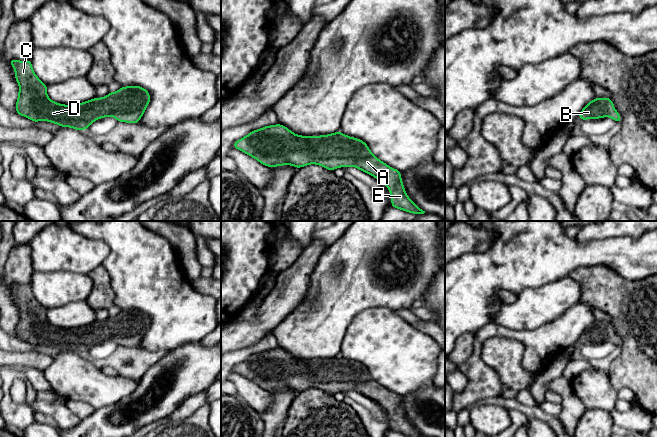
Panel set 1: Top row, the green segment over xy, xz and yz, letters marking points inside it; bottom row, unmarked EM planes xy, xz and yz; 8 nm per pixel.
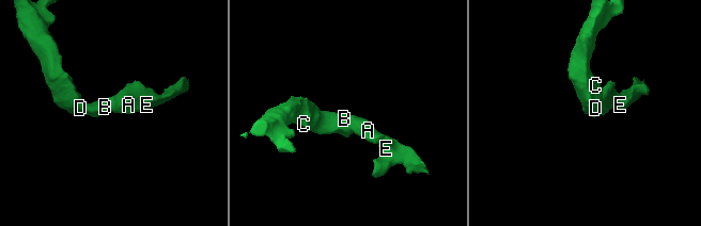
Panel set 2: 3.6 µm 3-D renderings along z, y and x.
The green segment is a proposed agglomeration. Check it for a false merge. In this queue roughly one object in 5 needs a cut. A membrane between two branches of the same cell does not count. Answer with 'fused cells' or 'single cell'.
single cell

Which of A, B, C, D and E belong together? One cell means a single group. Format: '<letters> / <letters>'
A B C D E

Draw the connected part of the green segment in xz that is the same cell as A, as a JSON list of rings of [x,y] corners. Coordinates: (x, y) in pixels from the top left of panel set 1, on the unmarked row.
[[[276,348],[264,350],[250,356],[247,360],[235,365],[233,371],[255,382],[268,391],[292,389],[301,392],[309,388],[317,388],[333,395],[337,391],[352,390],[370,398],[386,409],[390,415],[391,430],[409,437],[425,437],[408,420],[401,404],[401,396],[391,392],[377,381],[368,372],[367,368],[354,361],[349,361],[342,356],[329,359],[300,360],[293,357],[284,349]]]

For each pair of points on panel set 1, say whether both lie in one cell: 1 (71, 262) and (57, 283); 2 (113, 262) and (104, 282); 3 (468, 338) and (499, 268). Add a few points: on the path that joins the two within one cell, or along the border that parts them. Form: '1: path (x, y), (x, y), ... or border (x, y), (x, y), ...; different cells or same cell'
1: border (41, 271), (72, 271), (87, 275); different cells
2: border (102, 264), (108, 274), (109, 285), (114, 296); different cells
3: border (474, 331), (461, 334), (455, 342); different cells

